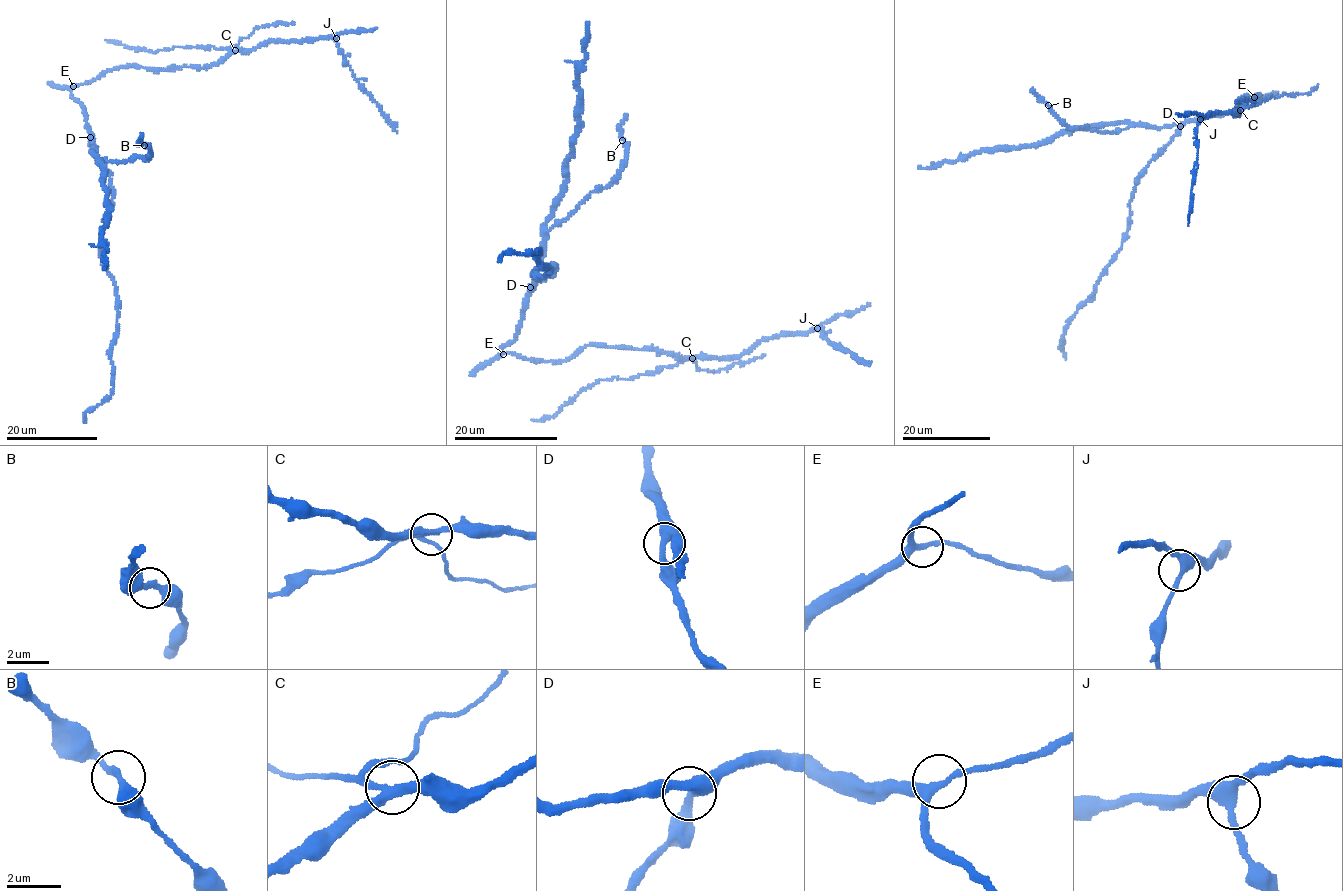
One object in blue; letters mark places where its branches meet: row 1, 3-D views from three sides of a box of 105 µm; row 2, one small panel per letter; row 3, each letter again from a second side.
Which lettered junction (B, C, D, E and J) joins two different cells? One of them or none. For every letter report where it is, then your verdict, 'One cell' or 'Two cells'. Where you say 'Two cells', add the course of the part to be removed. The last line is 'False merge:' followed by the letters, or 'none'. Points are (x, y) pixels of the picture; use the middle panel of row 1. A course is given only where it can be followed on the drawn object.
B: Place: (622, 140). One cell
C: Place: (692, 358). Two cells. Course of the part to remove: (692, 357), (659, 368), (654, 373), (630, 379), (601, 379), (567, 403), (554, 415), (532, 421)
D: Place: (530, 287). One cell
E: Place: (503, 354). One cell
J: Place: (817, 328). One cell
False merge: C

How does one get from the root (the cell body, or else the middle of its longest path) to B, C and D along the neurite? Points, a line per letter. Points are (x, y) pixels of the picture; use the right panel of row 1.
B: (1253, 98), (1226, 113), (1159, 128), (1131, 124), (1111, 133), (1070, 127), (1048, 105)
C: (1253, 98), (1259, 95), (1240, 98), (1232, 115), (1239, 110)
D: (1253, 98), (1235, 111), (1190, 120), (1180, 126)

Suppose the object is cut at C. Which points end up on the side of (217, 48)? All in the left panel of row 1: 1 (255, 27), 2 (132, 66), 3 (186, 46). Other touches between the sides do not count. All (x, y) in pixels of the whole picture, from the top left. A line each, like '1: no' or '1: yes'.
1: yes
2: no
3: yes

